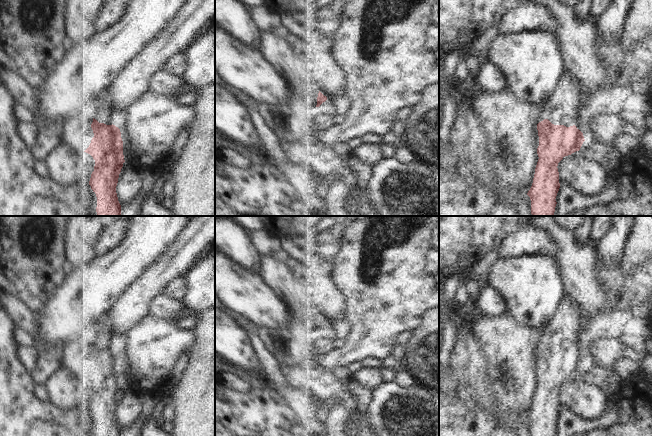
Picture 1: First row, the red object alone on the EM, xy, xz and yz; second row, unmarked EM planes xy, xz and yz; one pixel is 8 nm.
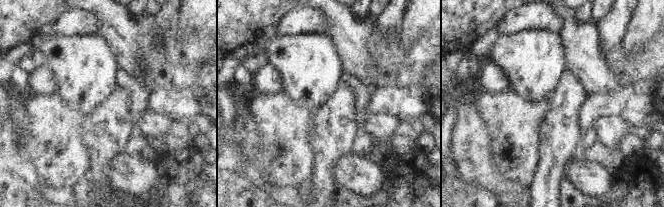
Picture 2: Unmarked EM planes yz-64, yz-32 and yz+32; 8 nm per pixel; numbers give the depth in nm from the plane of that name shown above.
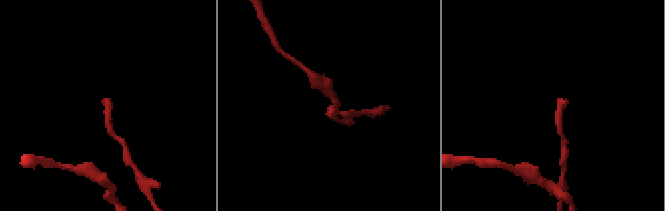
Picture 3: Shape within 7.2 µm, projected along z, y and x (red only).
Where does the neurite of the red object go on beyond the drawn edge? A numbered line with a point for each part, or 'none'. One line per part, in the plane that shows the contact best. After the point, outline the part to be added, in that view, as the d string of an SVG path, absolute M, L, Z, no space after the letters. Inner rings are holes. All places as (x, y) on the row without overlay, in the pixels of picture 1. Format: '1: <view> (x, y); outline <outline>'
1: yz (563, 332); outline M565 297L547 328L547 343L554 349L573 350L579 344L579 335L584 325L585 319Z

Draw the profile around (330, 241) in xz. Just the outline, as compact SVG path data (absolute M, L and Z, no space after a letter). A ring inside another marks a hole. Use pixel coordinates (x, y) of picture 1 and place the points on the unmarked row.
M334 218L321 229L319 240L314 249L328 260L334 261L341 251L345 227Z

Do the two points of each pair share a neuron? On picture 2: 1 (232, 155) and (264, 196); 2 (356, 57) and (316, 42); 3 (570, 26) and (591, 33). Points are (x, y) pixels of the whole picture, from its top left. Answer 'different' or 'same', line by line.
1: same
2: different
3: same

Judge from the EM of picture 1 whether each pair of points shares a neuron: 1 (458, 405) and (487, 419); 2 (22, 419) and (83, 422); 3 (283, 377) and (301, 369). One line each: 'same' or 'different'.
1: same
2: same
3: same

